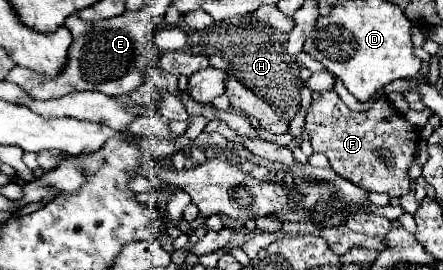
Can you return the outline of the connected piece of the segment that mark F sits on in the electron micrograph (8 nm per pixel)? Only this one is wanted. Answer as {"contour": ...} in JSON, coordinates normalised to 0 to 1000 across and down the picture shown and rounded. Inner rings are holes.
{"contour":[[[754,333],[709,341],[704,385],[691,415],[691,496],[700,504],[709,563],[722,563],[740,585],[754,637],[795,681],[831,711],[871,711],[885,733],[903,733],[926,704],[921,622],[935,593],[944,541],[939,474],[885,400],[871,363],[853,363],[831,407],[799,415],[790,407]],[[871,548],[885,563],[889,622],[867,615],[844,556]]]}

